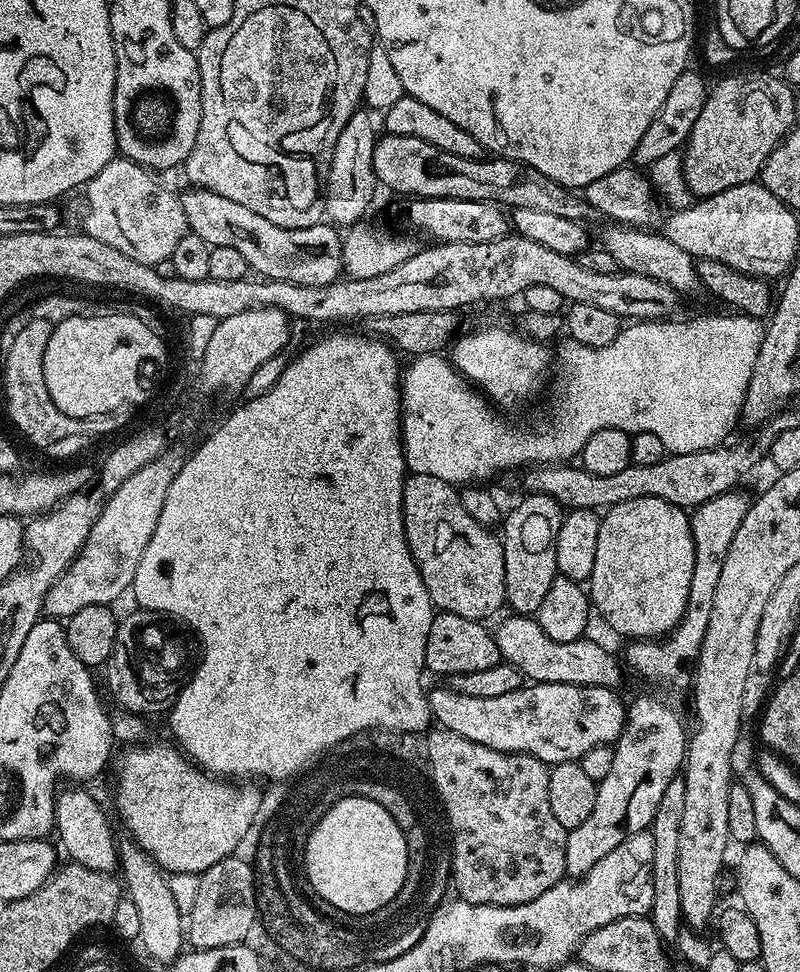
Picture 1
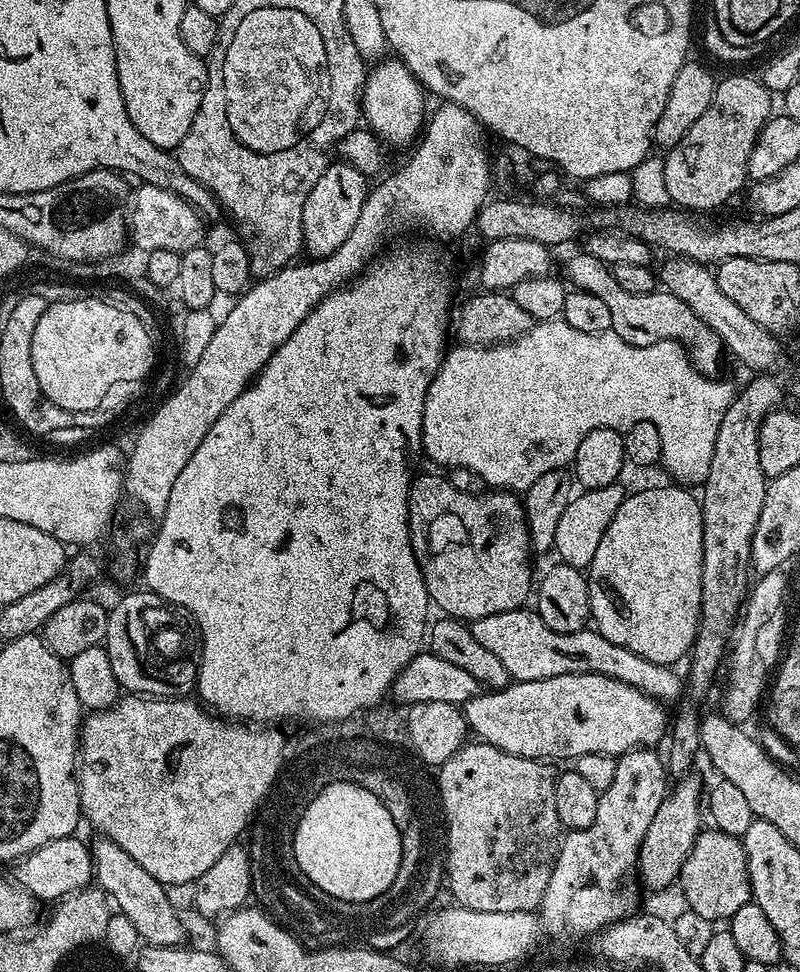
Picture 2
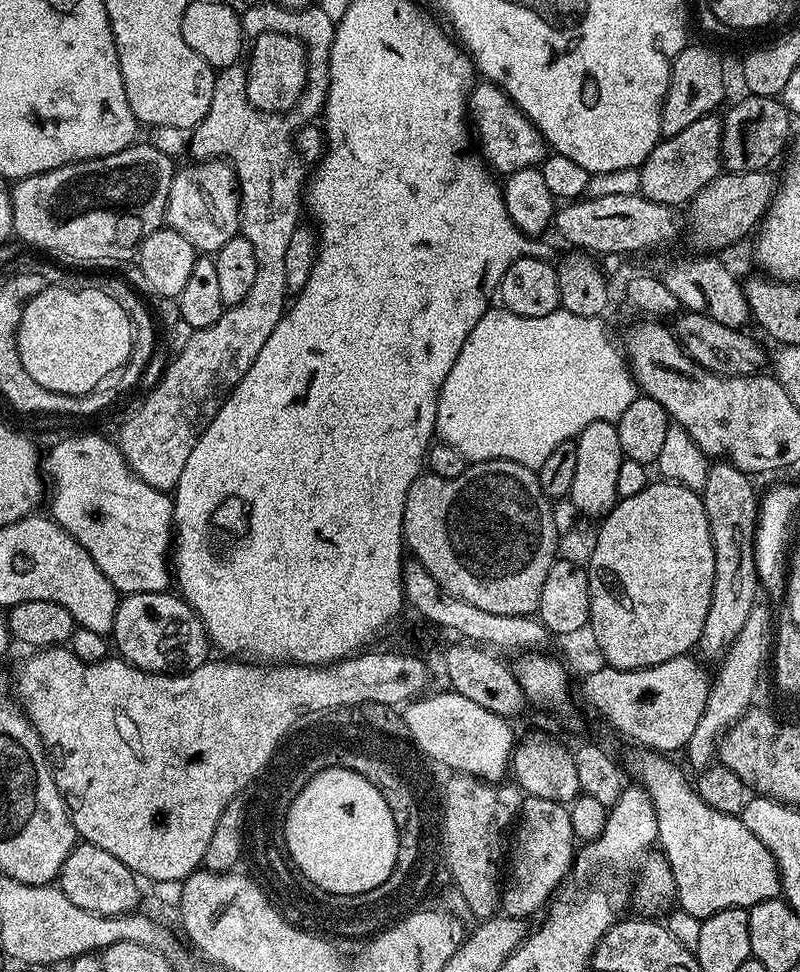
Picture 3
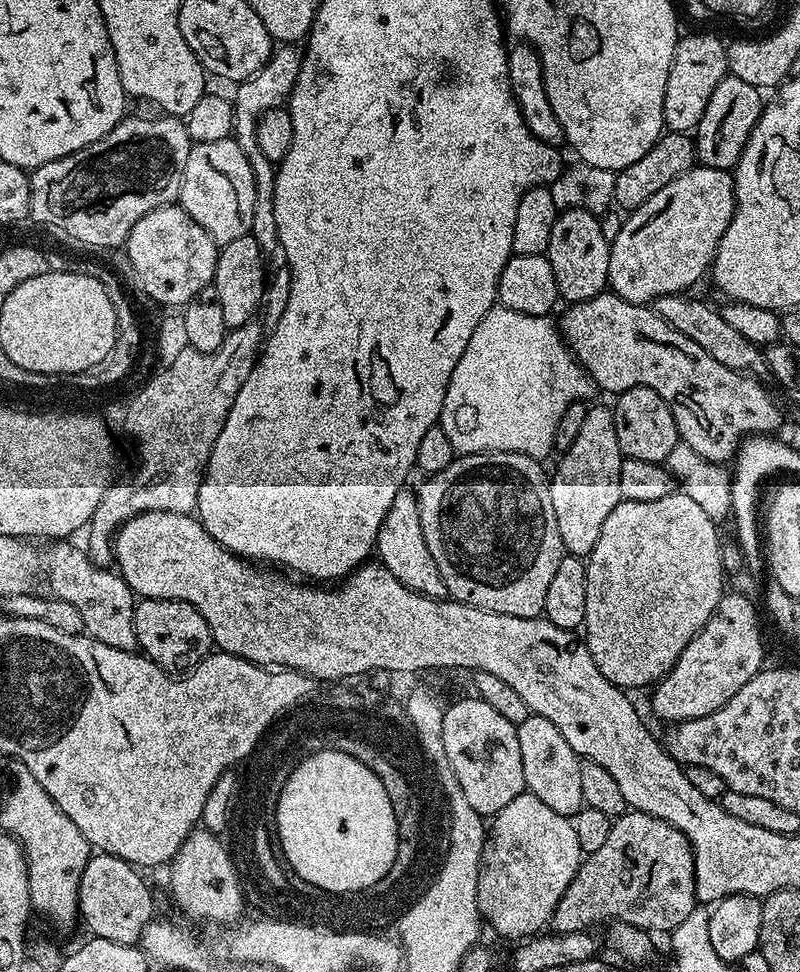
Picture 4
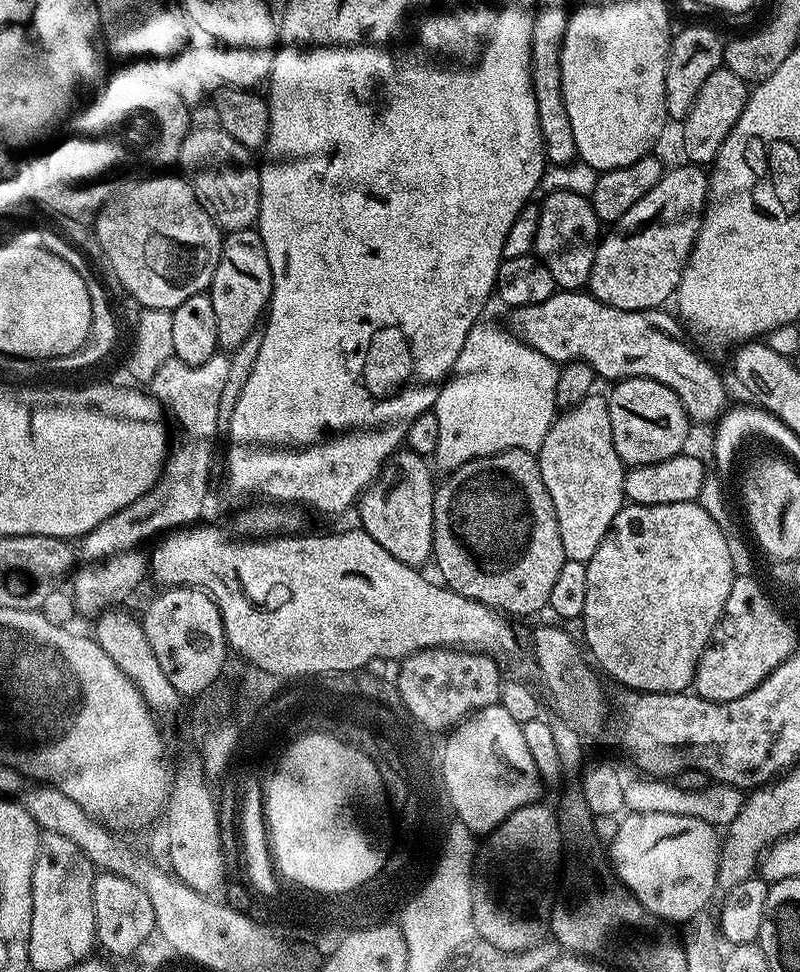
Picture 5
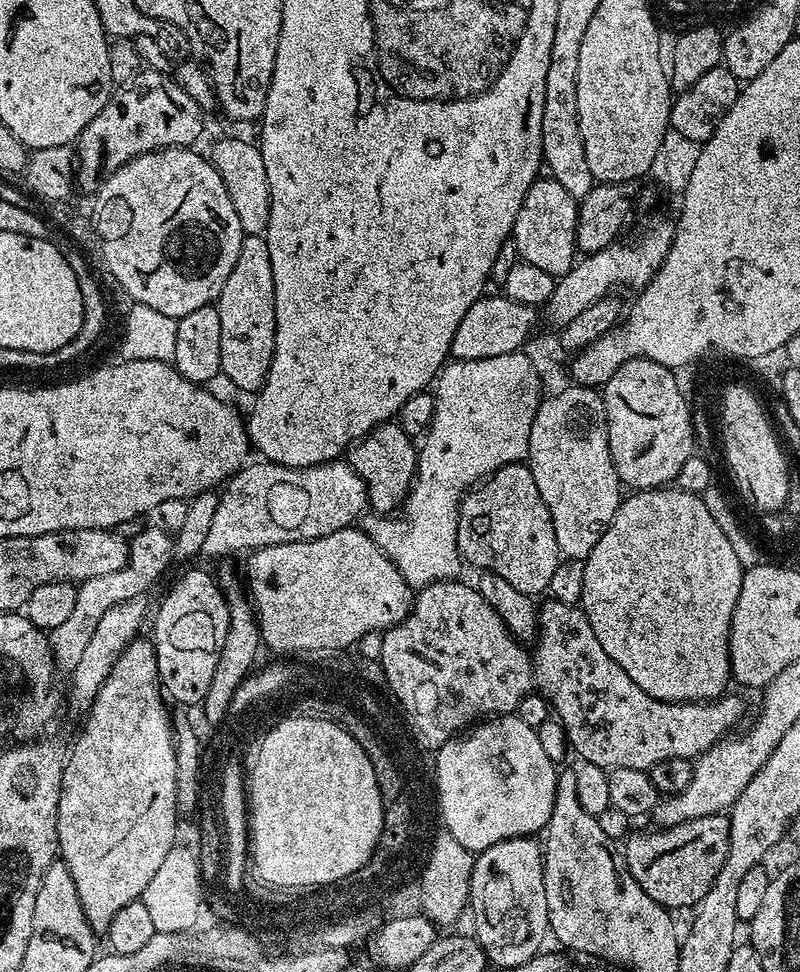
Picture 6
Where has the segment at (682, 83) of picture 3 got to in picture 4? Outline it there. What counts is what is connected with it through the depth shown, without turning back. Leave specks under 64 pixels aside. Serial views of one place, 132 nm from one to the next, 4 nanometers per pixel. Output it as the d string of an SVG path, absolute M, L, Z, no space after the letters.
M708 32L681 35L676 42L670 78L666 78L666 98L662 102L665 129L685 134L695 130L702 118L702 110L706 110L706 102L710 102L710 94L714 94L714 86L718 86L718 82L727 75L728 49L725 41Z

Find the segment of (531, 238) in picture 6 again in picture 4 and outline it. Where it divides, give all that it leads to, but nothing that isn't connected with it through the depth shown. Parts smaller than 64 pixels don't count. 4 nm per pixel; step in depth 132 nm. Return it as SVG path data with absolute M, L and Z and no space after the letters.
M566 208L557 215L550 233L547 258L554 270L559 299L568 304L586 302L608 288L610 236L600 225L601 217L581 208Z

